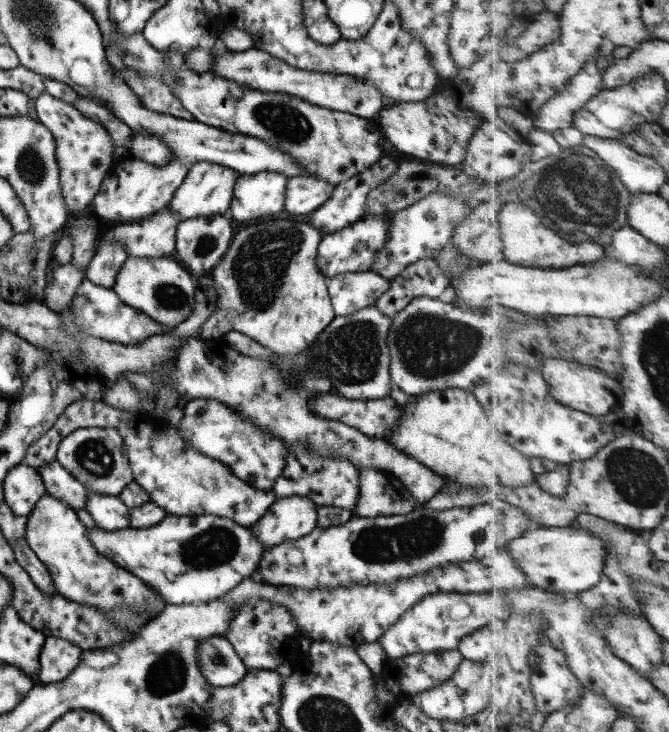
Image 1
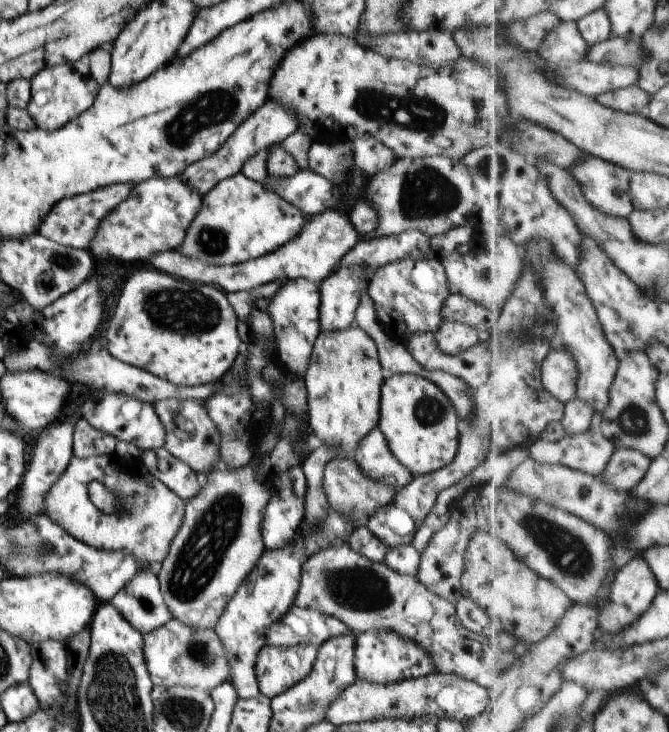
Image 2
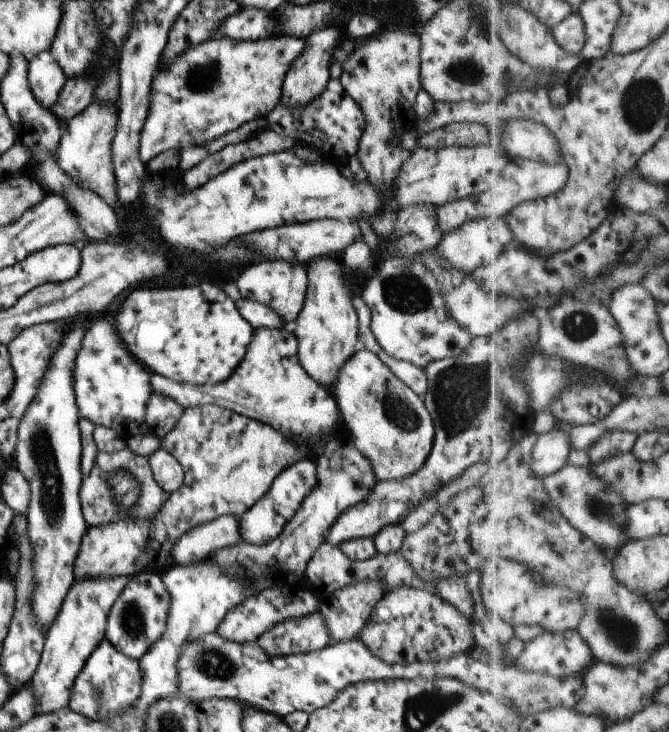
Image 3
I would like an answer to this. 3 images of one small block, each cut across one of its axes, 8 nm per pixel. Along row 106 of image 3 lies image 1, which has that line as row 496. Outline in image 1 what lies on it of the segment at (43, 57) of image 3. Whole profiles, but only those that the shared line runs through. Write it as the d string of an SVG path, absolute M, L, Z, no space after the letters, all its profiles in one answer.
M44 495L27 517L25 539L36 556L45 564L53 578L55 590L72 602L81 602L102 610L117 610L129 606L133 612L143 612L154 619L167 605L157 599L151 587L137 576L97 553L87 537L87 528L78 519L76 510Z

